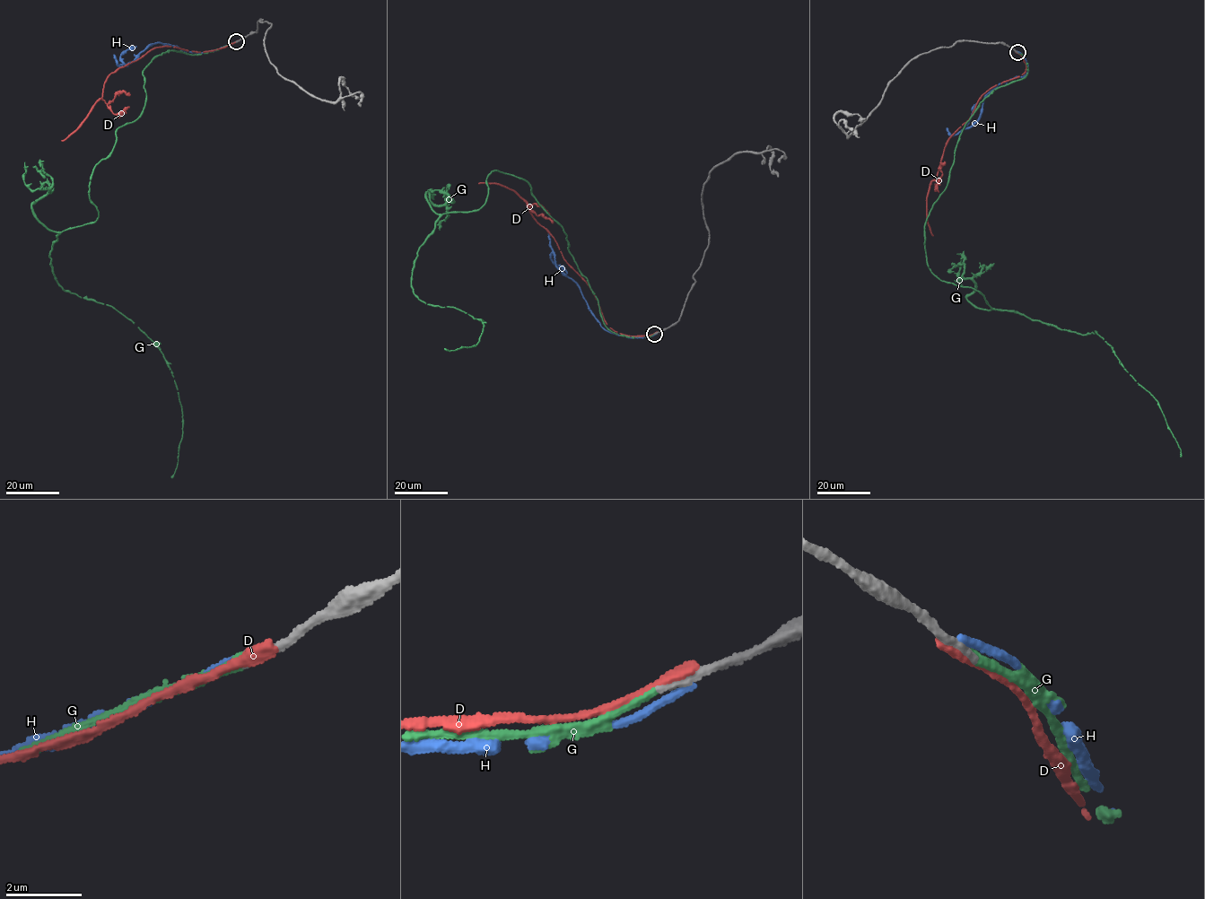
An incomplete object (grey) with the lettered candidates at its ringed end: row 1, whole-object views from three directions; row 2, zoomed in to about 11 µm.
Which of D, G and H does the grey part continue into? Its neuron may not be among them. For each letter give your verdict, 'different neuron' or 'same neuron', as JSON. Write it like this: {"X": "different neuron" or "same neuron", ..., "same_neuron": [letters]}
{"D": "different neuron", "G": "same neuron", "H": "different neuron", "same_neuron": ["G"]}

